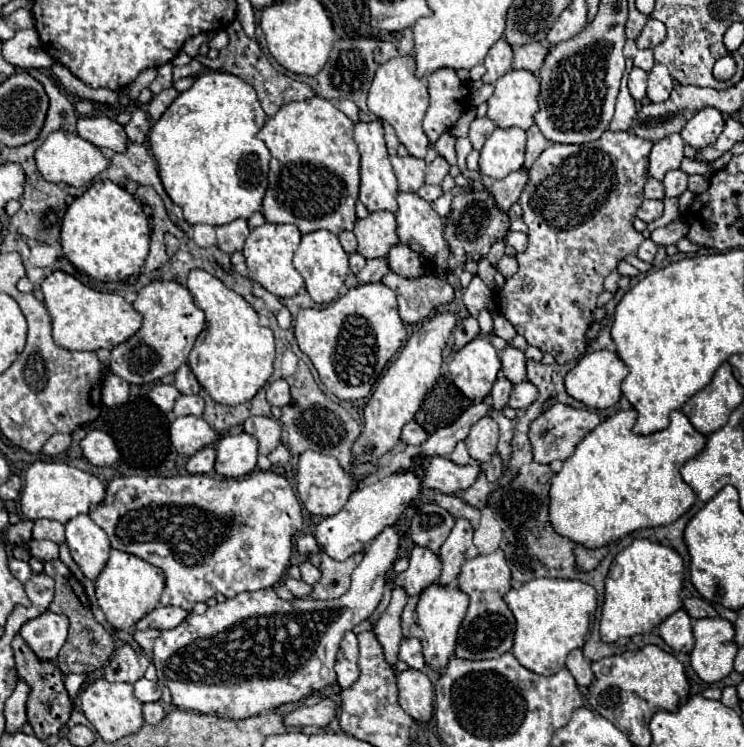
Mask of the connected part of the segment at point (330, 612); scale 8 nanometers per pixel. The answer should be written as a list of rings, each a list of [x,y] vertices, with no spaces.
[[[395,526],[385,528],[363,552],[363,560],[353,570],[353,582],[349,592],[335,600],[301,600],[285,602],[277,596],[273,588],[263,588],[257,592],[243,592],[229,598],[223,604],[209,608],[205,614],[189,614],[177,628],[163,630],[155,640],[151,650],[151,660],[157,670],[157,678],[171,690],[173,704],[179,710],[195,710],[201,714],[211,714],[219,718],[251,718],[265,710],[273,710],[283,704],[297,704],[313,692],[331,686],[335,676],[335,654],[339,642],[347,630],[363,622],[373,614],[383,596],[385,574],[397,560],[399,536]]]

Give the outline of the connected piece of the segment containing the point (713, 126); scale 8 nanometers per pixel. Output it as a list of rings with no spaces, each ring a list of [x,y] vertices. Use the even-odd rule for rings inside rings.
[[[703,108],[685,124],[685,128],[681,130],[681,138],[693,148],[703,148],[717,140],[723,126],[725,122],[719,110]]]

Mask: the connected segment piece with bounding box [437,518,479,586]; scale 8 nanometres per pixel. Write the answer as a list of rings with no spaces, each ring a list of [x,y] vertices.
[[[459,518],[455,522],[449,538],[443,542],[443,546],[439,550],[443,570],[441,570],[441,576],[439,576],[437,582],[441,586],[455,584],[463,562],[475,558],[477,554],[479,554],[477,546],[473,544],[473,528],[471,528],[471,524],[467,520]]]

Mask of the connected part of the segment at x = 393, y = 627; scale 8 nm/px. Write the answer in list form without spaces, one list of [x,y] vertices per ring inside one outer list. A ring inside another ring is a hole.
[[[395,586],[391,592],[391,602],[387,606],[387,610],[381,614],[379,622],[375,624],[375,634],[385,650],[385,658],[391,666],[397,664],[397,652],[399,652],[399,644],[403,640],[401,636],[401,614],[407,602],[407,594],[403,588]]]

